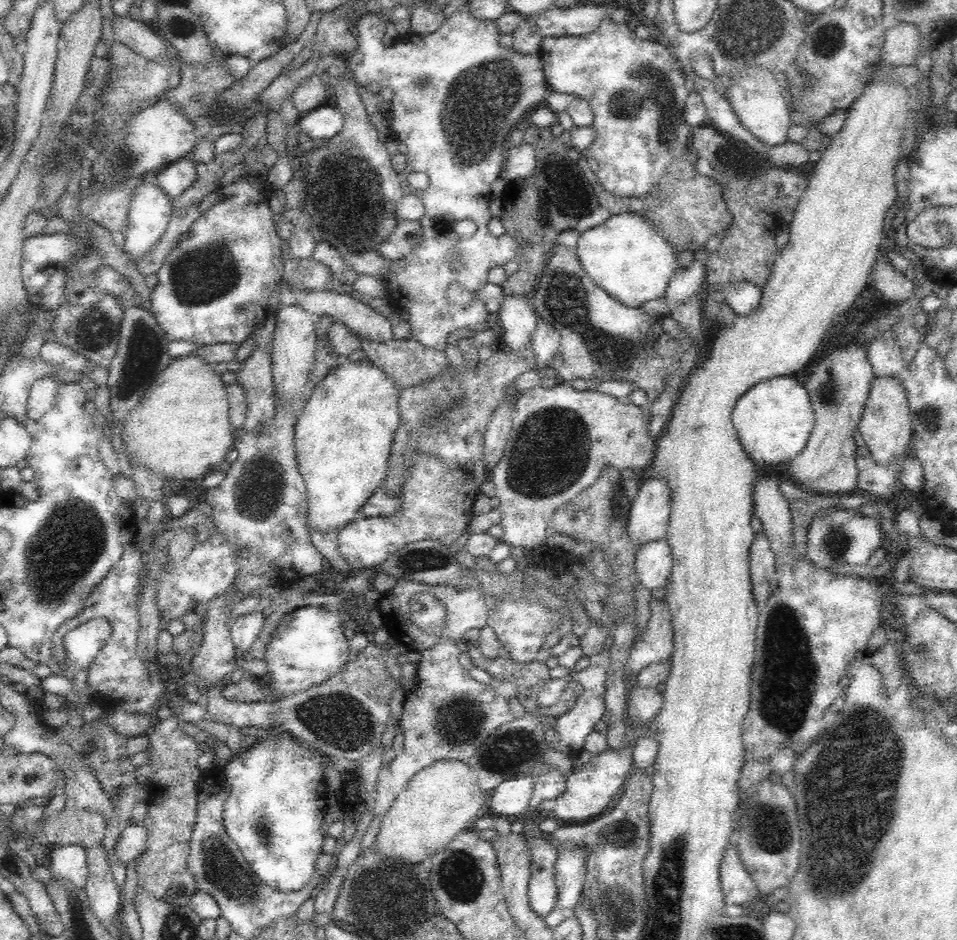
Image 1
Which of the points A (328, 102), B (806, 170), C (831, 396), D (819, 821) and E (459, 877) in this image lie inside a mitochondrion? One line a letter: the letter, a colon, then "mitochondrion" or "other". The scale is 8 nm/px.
A: other
B: other
C: mitochondrion
D: mitochondrion
E: mitochondrion

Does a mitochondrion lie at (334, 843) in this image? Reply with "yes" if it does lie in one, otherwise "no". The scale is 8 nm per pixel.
no

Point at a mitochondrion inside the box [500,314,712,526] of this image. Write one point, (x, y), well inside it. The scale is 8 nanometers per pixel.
(552, 450)

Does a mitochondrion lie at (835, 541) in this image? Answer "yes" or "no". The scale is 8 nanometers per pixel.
yes

